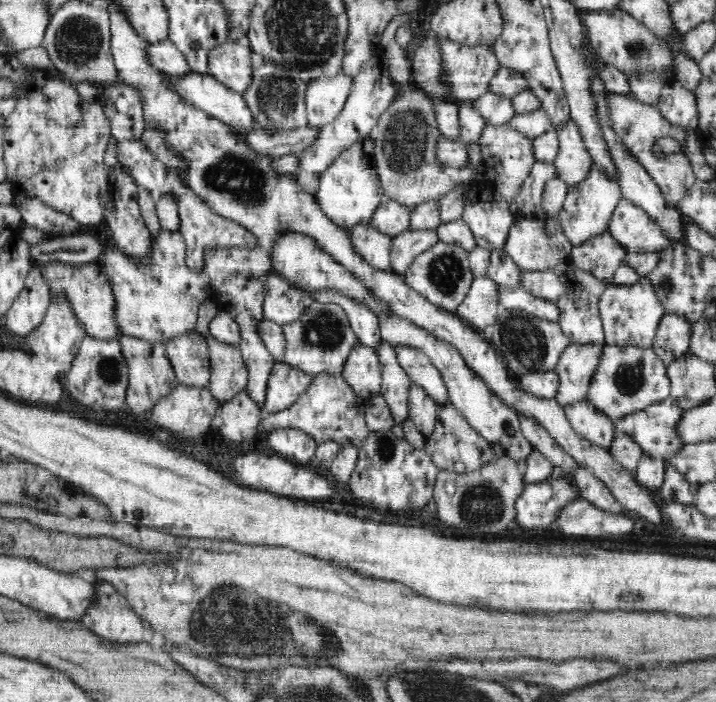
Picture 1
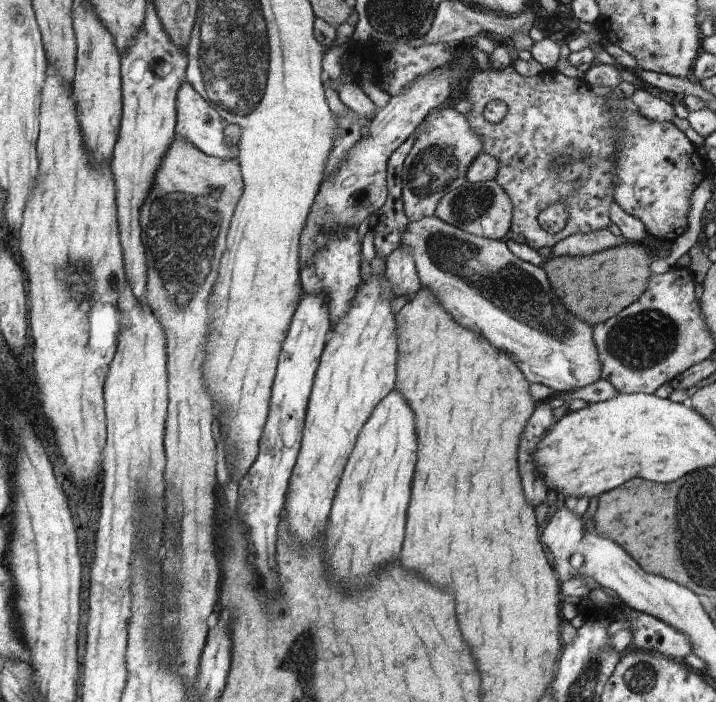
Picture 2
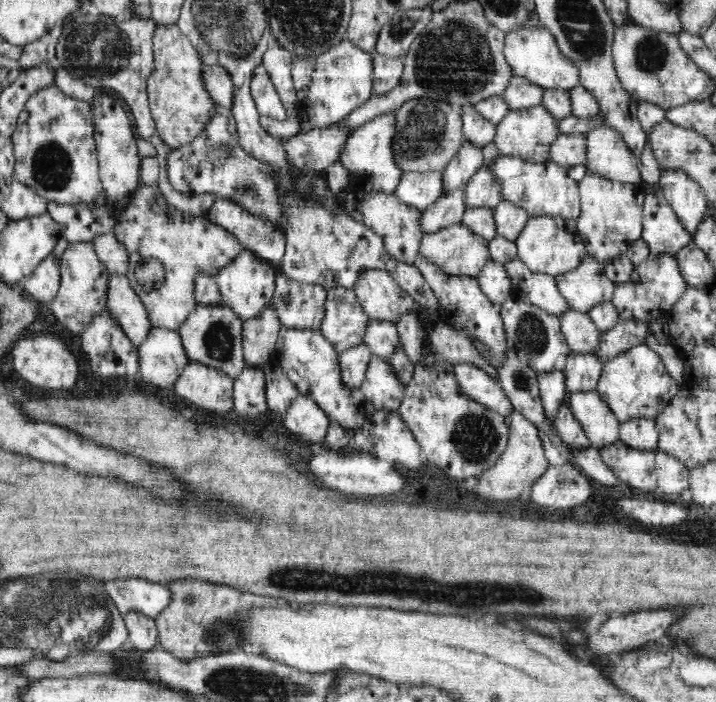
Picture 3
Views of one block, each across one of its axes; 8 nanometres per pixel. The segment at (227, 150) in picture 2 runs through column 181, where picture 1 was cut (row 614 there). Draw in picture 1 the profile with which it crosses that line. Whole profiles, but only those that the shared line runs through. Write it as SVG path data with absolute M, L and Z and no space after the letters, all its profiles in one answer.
M110 584L95 585L100 603L82 616L81 622L103 642L132 644L151 639L151 627L138 616Z

